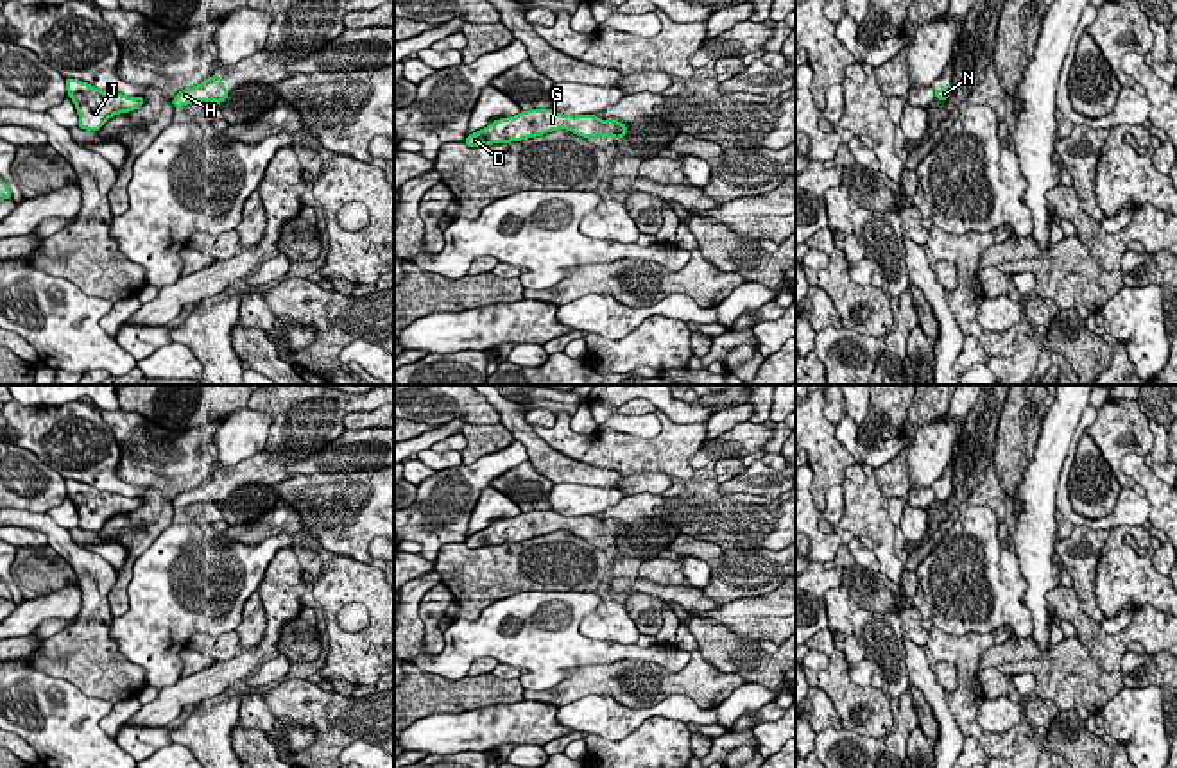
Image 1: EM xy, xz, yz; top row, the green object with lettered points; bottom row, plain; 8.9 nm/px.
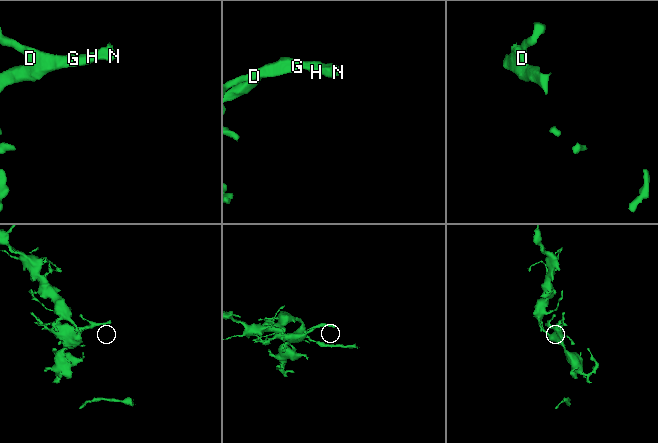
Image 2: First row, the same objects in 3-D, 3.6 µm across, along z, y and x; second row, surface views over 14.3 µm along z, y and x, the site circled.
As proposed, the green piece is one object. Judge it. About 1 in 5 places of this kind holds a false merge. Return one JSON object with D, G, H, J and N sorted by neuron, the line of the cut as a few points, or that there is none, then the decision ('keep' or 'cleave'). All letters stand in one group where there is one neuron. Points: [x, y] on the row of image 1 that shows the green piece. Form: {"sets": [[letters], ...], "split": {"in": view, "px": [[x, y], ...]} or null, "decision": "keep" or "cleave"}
{"sets": [["D", "G", "H", "J", "N"]], "split": null, "decision": "keep"}

